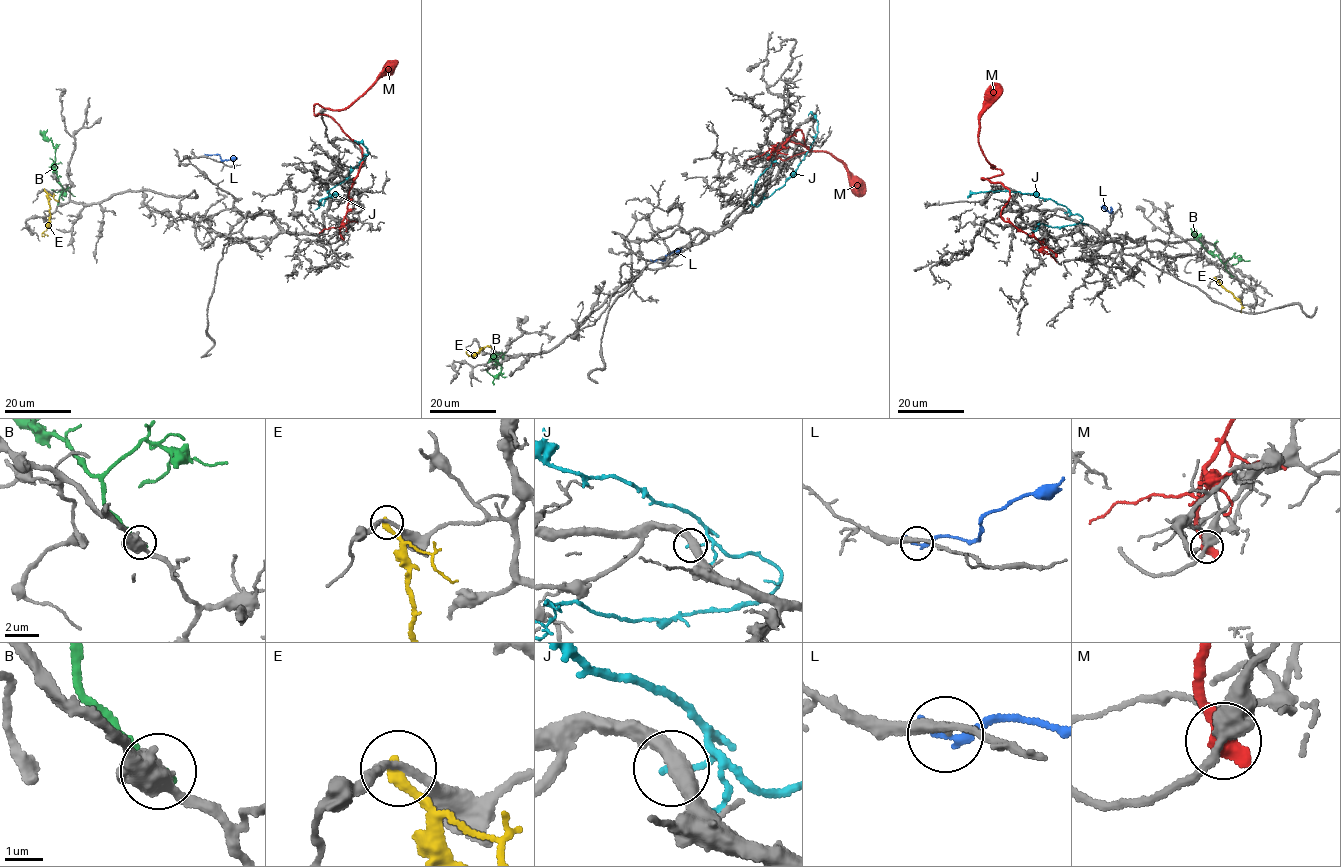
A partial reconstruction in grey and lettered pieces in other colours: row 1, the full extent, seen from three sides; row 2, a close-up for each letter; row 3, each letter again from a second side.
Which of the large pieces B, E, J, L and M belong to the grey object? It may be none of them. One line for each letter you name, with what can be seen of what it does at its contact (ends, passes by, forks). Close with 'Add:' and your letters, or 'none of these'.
Add: none of these

